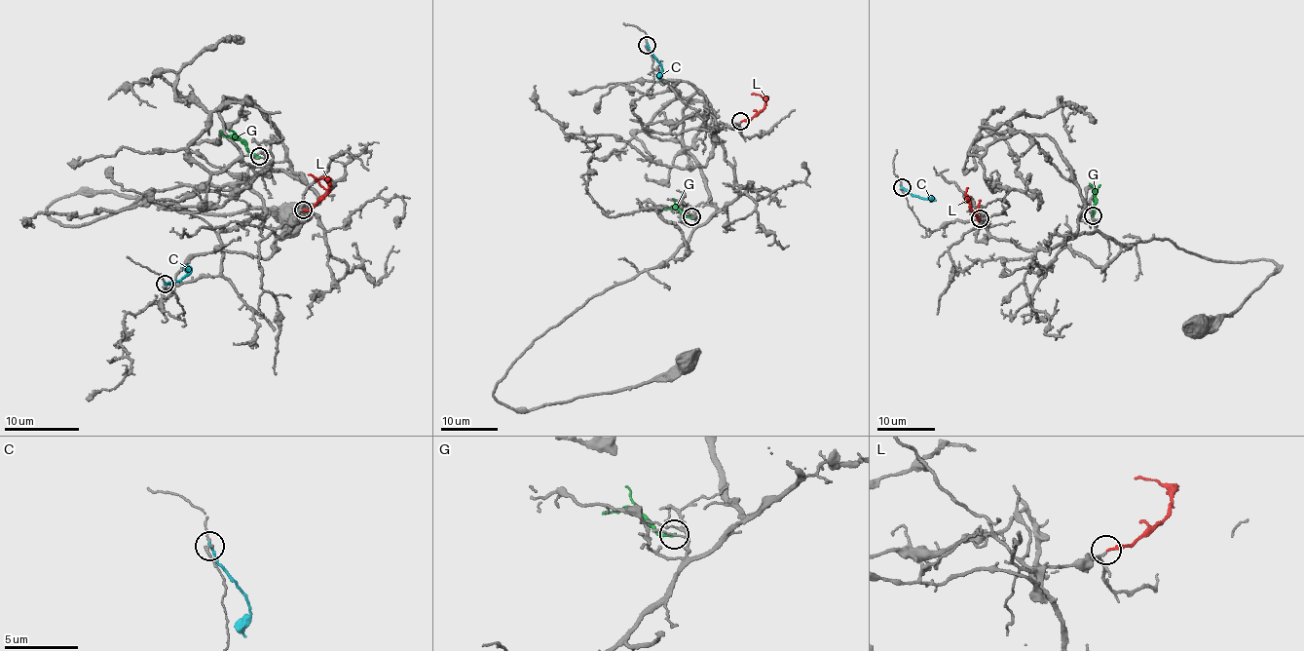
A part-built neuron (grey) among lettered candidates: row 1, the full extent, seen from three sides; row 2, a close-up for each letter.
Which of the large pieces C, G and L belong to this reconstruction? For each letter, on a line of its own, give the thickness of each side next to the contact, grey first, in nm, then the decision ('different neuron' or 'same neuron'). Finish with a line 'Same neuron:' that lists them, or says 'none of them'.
C: calibres 140 and 180 nm; different neuron
G: calibres 80 and 170 nm; different neuron
L: calibres 140 and 150 nm; same neuron
Same neuron: L

